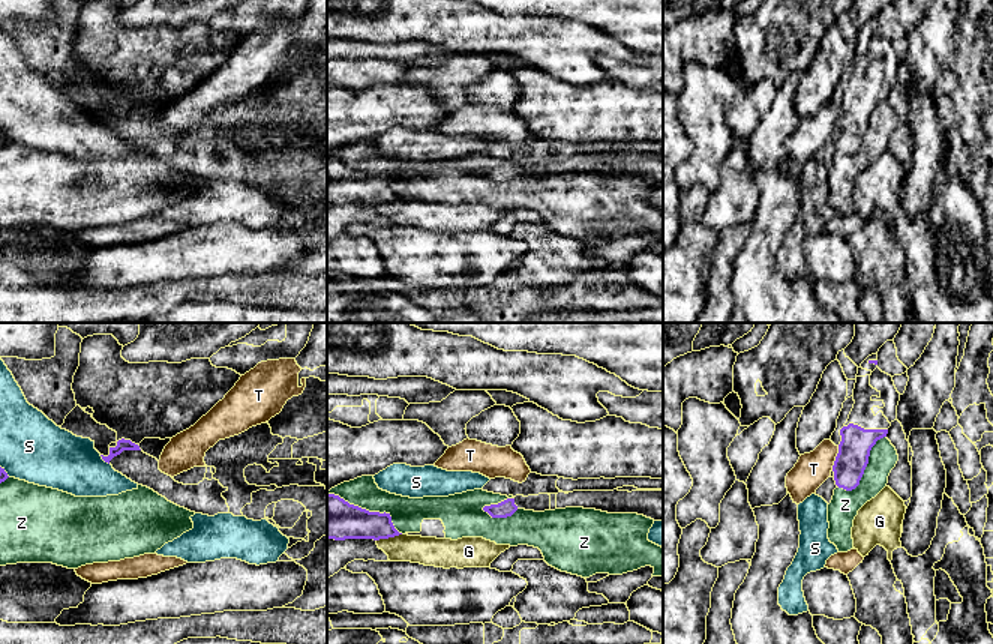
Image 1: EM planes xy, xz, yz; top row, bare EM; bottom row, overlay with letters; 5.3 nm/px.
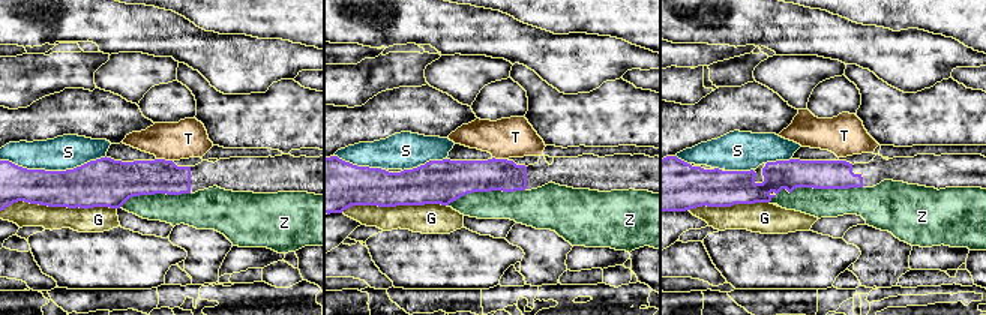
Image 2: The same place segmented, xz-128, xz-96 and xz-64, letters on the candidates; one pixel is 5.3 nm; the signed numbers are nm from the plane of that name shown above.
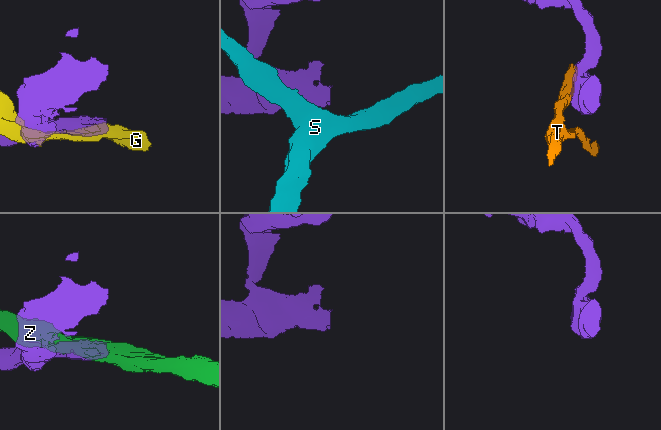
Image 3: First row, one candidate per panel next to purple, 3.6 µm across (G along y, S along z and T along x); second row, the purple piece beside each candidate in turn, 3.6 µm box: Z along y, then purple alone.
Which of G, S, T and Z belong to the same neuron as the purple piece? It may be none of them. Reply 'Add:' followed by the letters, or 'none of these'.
Add: none of these

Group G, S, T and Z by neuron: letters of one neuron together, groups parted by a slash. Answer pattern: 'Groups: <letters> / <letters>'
Groups: G / S / T / Z

